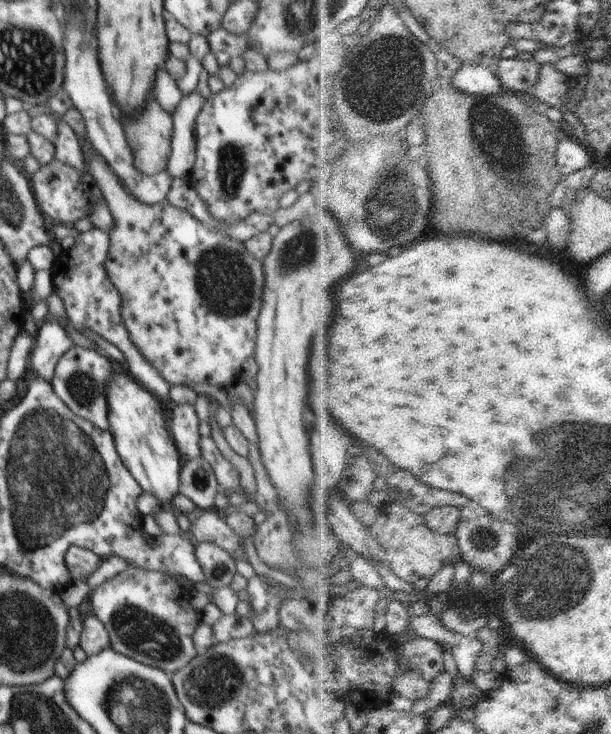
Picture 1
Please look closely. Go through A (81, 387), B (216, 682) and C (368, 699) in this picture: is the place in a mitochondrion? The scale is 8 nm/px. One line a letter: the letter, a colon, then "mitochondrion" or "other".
A: mitochondrion
B: mitochondrion
C: other

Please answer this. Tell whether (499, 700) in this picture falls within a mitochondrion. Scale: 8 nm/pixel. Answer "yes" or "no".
no

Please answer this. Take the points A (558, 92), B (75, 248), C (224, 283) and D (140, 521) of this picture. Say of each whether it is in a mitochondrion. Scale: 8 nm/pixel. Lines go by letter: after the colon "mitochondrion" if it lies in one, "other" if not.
A: other
B: other
C: mitochondrion
D: other

